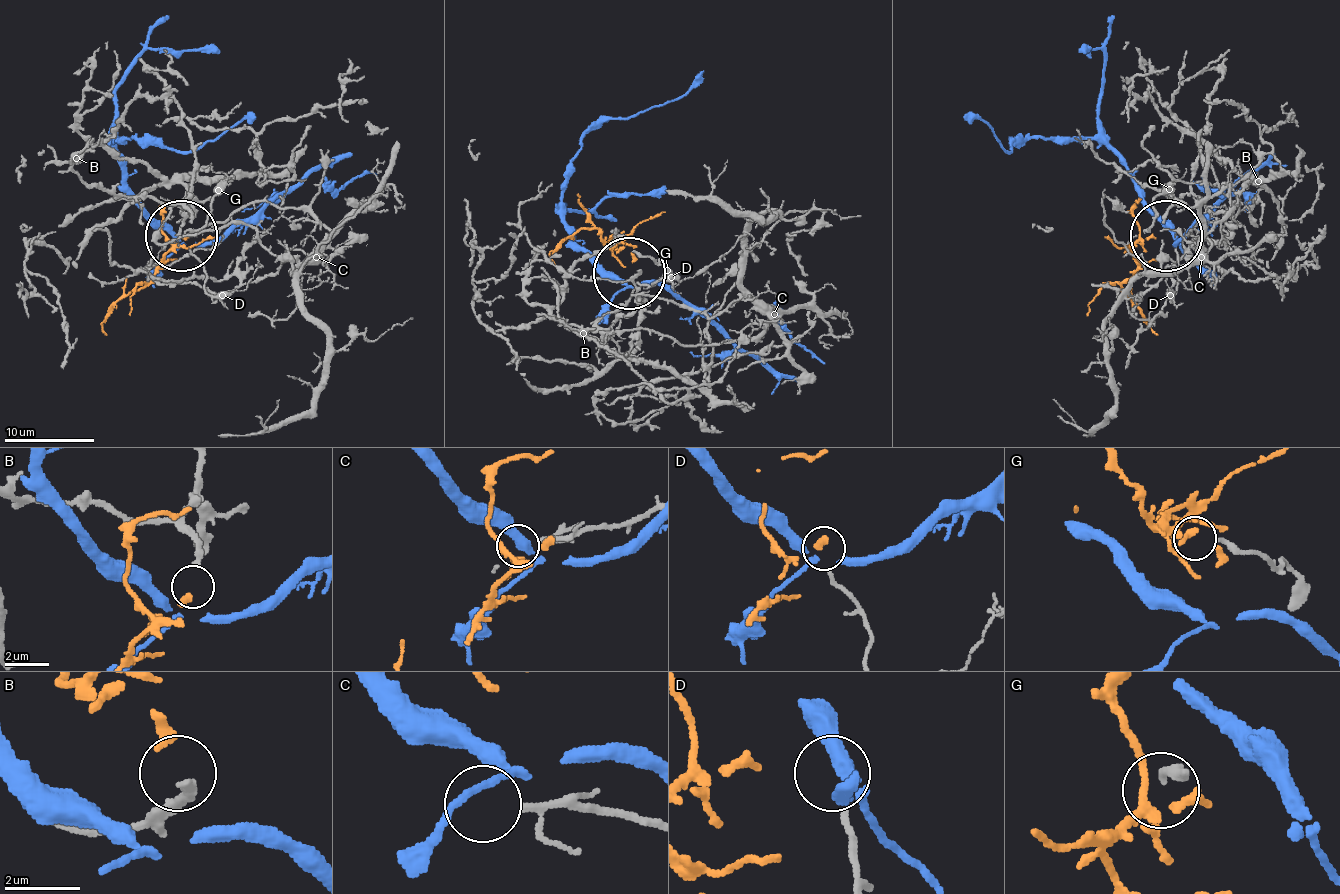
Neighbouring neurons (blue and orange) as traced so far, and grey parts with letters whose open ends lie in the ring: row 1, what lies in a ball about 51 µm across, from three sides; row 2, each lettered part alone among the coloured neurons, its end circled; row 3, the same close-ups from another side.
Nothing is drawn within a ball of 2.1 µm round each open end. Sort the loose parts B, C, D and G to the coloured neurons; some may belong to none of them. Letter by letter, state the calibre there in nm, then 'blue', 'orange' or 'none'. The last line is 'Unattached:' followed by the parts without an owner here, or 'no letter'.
B: 280 nm | orange
C: 150 nm | none
D: 160 nm | none
G: 240 nm | none
Unattached: C, D, G

